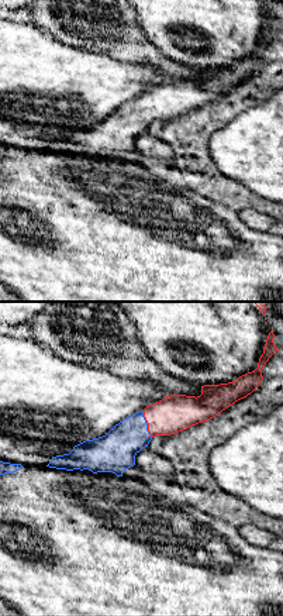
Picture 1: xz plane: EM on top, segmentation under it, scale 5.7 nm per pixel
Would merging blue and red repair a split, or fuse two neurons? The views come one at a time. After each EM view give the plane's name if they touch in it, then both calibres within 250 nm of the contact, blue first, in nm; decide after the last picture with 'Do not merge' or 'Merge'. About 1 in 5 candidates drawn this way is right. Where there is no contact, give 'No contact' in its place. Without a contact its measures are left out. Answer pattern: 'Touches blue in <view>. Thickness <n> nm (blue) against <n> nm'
Touches blue in xz. Thickness 220 nm (blue) against 220 nm

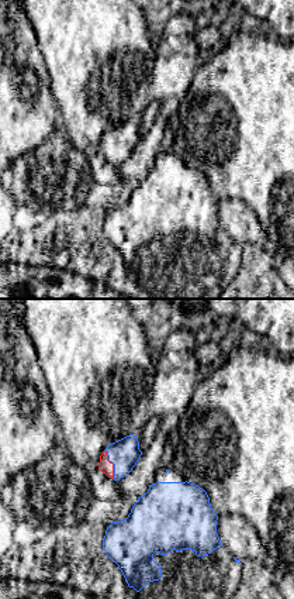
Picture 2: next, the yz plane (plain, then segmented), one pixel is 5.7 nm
Touches blue in yz. Thickness 170 nm (blue) against 80 nm

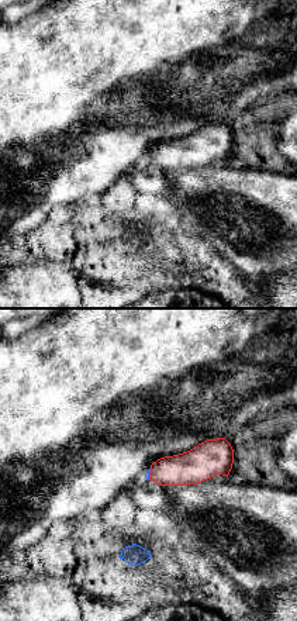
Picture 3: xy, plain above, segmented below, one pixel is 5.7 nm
Touches blue in xy. Thickness 30 nm (blue) against 190 nm

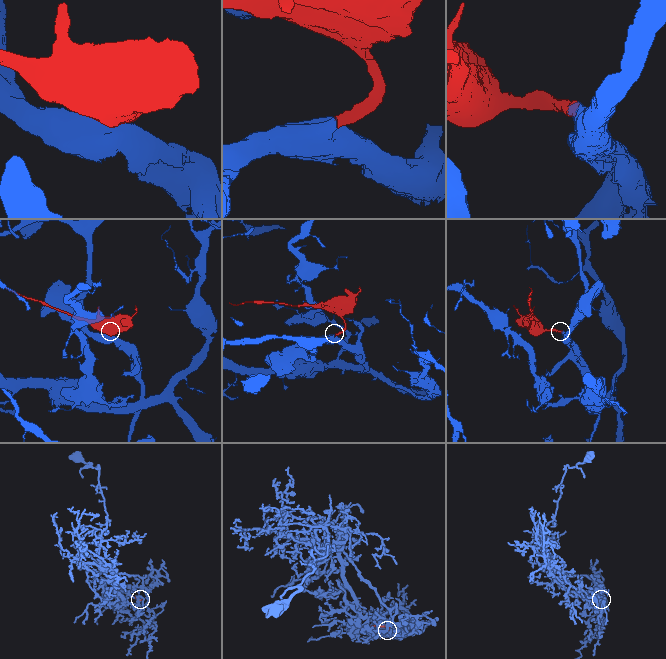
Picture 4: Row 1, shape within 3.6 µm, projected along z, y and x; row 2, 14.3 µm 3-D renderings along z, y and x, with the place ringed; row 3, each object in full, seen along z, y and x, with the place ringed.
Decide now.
Merge

